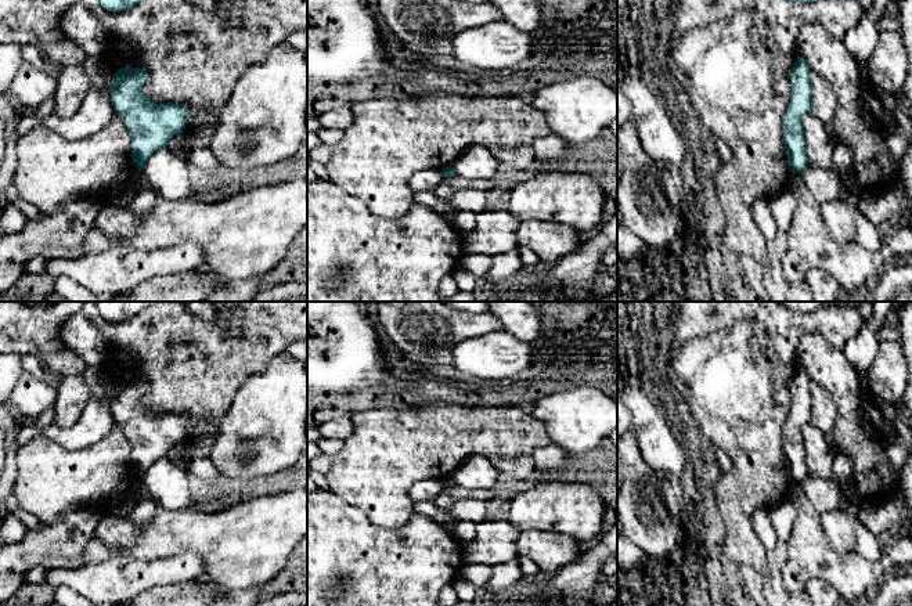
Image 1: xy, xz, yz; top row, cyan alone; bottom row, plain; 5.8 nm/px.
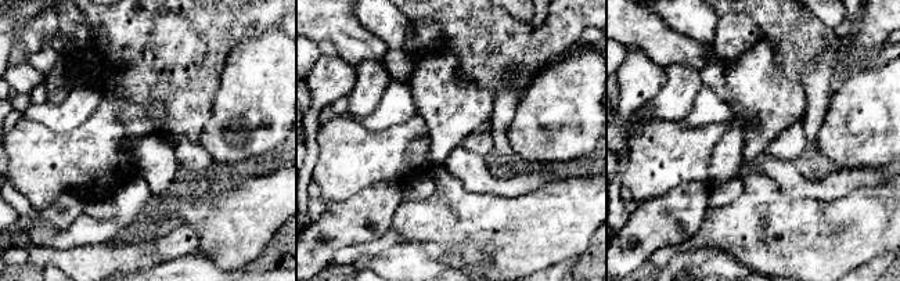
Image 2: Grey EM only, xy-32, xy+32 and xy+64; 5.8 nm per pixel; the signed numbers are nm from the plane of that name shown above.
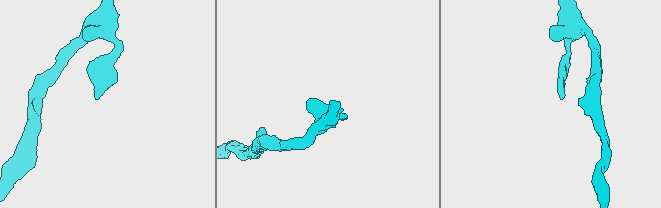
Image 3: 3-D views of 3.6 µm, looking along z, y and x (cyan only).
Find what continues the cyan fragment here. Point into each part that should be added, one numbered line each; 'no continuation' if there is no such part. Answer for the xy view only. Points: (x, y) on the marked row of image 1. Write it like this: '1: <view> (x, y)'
no continuation

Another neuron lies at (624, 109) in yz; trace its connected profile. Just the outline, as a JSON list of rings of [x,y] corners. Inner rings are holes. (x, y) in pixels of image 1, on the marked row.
[[[617,79],[617,131],[632,119],[632,105],[623,91],[621,80]]]

